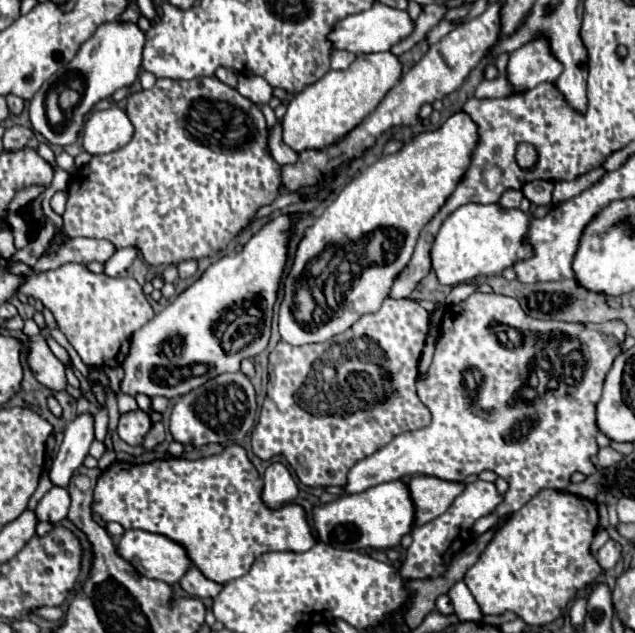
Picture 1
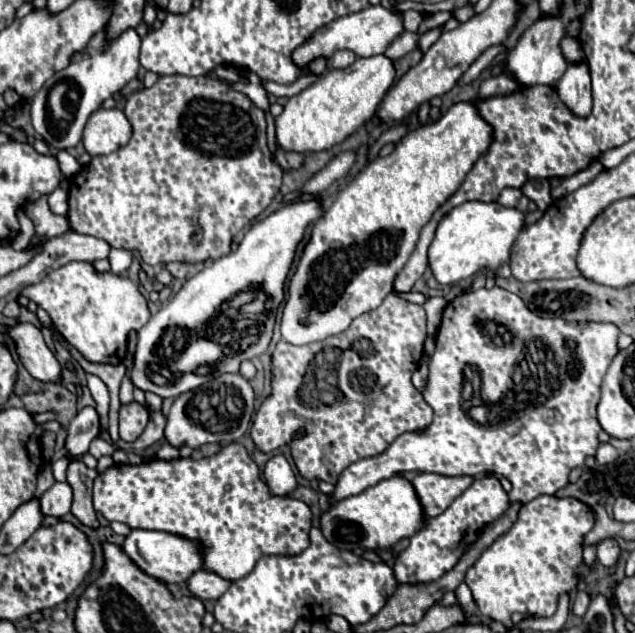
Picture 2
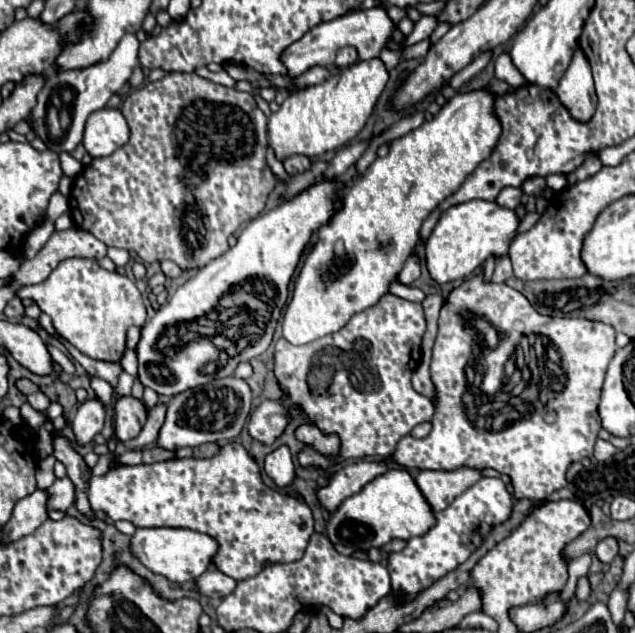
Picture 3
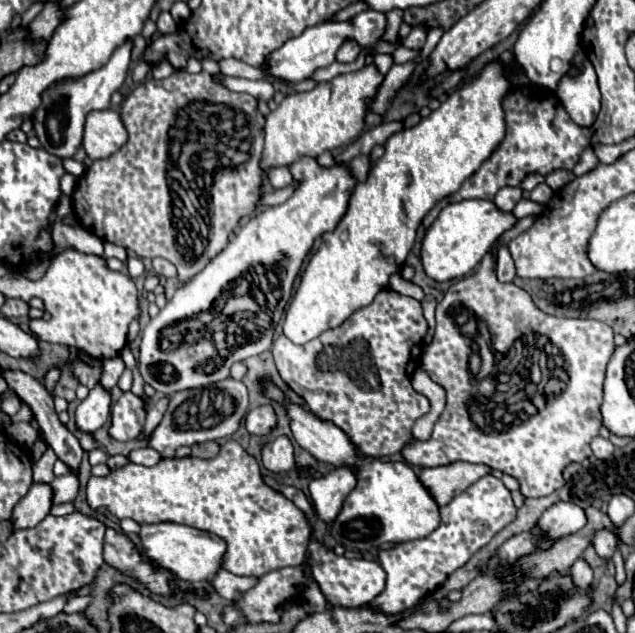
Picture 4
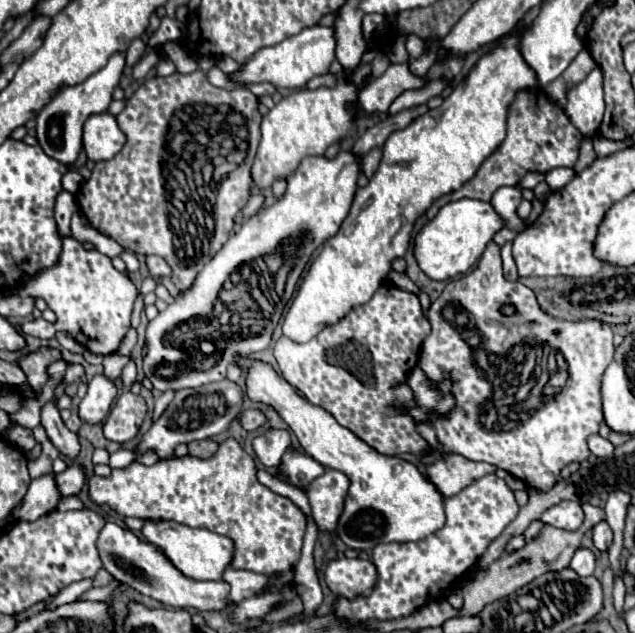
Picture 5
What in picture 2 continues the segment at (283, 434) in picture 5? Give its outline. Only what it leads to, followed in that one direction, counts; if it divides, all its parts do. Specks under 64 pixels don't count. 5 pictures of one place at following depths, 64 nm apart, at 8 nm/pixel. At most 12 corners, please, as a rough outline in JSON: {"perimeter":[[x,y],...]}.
{"perimeter":[[284,454],[272,456],[264,468],[268,488],[288,496],[296,478]]}

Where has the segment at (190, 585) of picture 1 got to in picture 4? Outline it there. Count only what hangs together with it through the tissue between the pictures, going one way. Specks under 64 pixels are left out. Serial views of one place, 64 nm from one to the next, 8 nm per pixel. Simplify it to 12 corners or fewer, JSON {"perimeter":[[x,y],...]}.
{"perimeter":[[218,570],[210,586],[228,602],[254,588],[258,578]]}

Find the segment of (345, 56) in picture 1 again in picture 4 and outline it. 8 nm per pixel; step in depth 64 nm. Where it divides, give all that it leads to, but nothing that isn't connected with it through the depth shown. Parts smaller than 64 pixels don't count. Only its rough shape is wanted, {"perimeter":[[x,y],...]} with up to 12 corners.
{"perimeter":[[346,40],[336,52],[338,62],[354,62],[360,44]]}

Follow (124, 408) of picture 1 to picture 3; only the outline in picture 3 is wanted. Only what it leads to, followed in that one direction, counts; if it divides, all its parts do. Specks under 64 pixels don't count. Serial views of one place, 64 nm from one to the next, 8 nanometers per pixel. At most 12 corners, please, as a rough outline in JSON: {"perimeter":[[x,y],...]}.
{"perimeter":[[128,372],[118,376],[118,396],[128,396],[134,384]]}

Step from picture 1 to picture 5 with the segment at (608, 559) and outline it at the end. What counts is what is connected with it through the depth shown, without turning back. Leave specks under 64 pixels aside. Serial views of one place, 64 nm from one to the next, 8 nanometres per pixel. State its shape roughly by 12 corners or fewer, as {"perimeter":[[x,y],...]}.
{"perimeter":[[602,520],[592,528],[594,546],[608,550],[612,544],[612,530]]}

